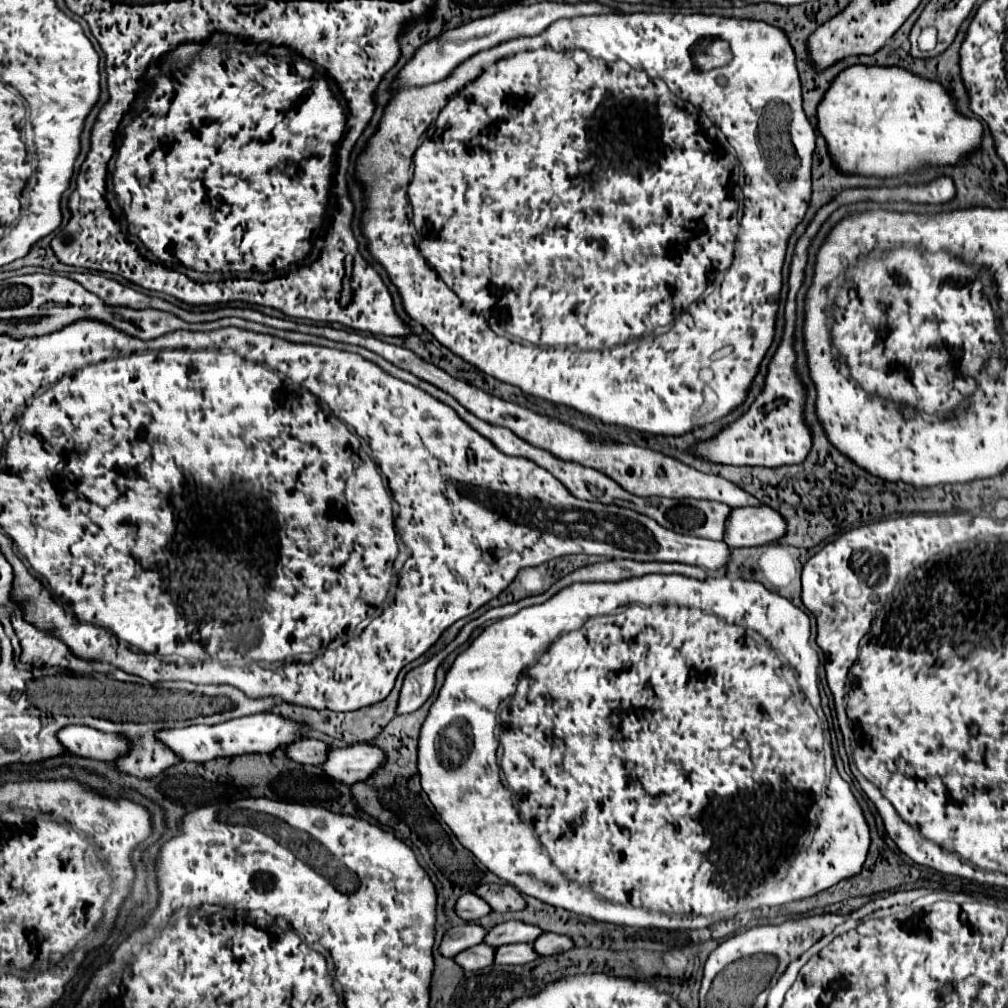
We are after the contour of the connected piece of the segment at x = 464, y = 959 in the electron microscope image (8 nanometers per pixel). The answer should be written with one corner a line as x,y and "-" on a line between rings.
476,945
466,949
464,953
458,953
454,959
466,971
476,971
476,969
494,965
494,953
496,953
496,947
492,945

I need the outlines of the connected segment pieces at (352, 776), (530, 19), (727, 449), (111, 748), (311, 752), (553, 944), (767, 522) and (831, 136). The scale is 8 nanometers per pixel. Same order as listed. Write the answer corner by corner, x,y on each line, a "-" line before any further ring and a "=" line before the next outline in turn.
356,743
344,749
332,749
322,769
332,779
352,785
356,781
366,781
372,773
376,773
376,769
380,769
380,765
384,765
386,759
388,757
384,757
376,745
=
536,3
528,7
510,7
506,11
500,11
496,15
484,17
470,21
466,25
460,25
452,31
446,31
438,39
422,45
416,55
404,65
400,71
398,79
394,81
392,87
422,87
428,83
442,81
452,73
454,67
458,67
464,59
468,59
472,53
478,53
482,49
490,49
498,43
504,43
512,37
522,37
522,35
536,35
542,33
552,21
562,19
562,17
580,17
580,15
600,15
600,13
612,13
612,9
600,5
600,3
578,3
578,5
562,5
562,3
=
792,331
784,333
774,357
770,359
768,373
760,395
754,399
752,407
736,421
724,425
712,439
698,441
690,447
690,455
700,457
708,463
720,465
750,465
750,467
782,467
802,463
812,447
810,429
802,423
802,403
804,387
794,373
794,349
=
68,725
58,731
58,739
66,749
80,757
112,761
128,751
128,741
122,735
102,733
84,725
=
302,739
294,745
294,749
288,749
288,757
298,761
298,763
304,763
304,765
322,765
324,763
324,757
328,753
330,745
324,743
324,741
318,741
318,739
=
544,933
542,937
538,937
534,941
534,949
540,955
556,955
556,953
564,953
574,947
576,947
576,943
570,937
564,937
558,933
=
766,505
760,507
742,507
732,509
730,519
726,523
726,537
724,541
730,547
754,547
776,543
778,537
786,533
784,517
=
854,65
842,71
826,91
818,105
818,129
828,143
832,161
846,173
894,177
924,163
948,165
958,163
960,157
980,145
982,125
978,119
960,117
954,101
940,83
920,79
900,67
862,67

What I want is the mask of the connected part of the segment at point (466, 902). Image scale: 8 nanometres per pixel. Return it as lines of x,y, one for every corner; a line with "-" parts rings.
464,893
456,903
456,913
464,921
478,921
484,915
490,915
492,907
482,897
478,897
476,893

